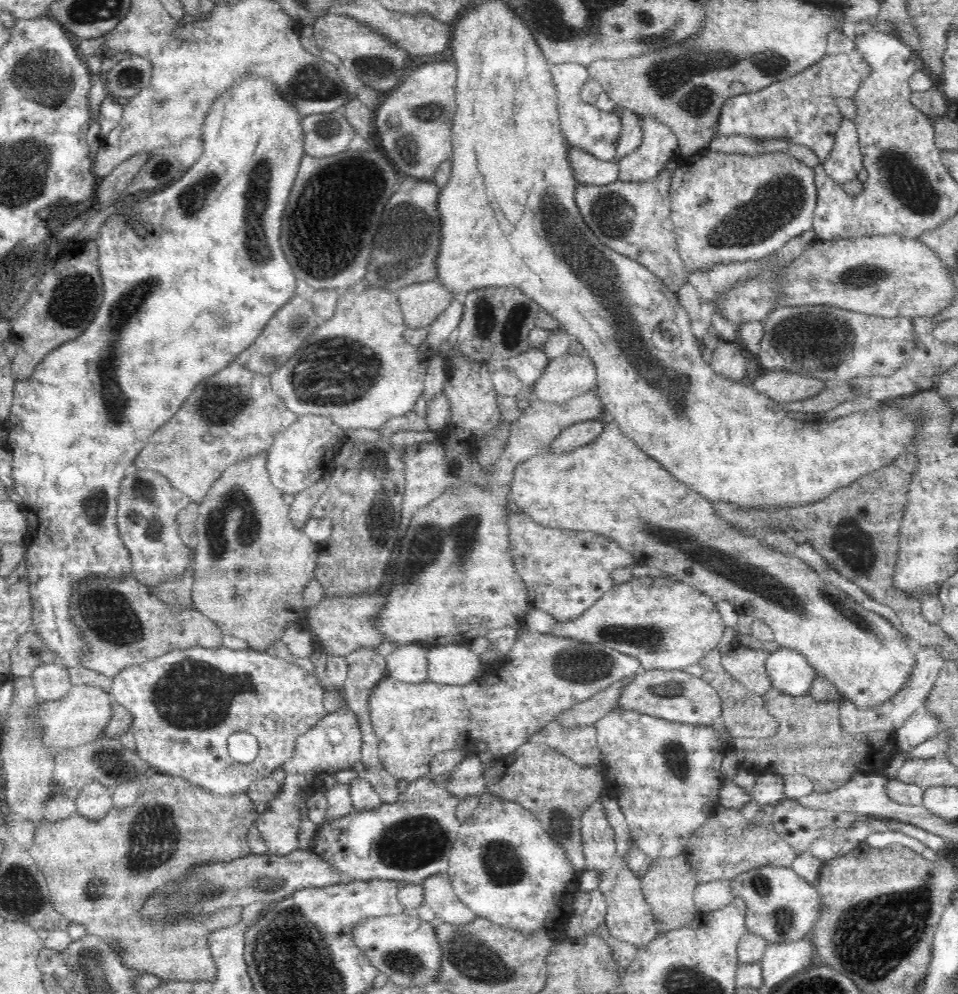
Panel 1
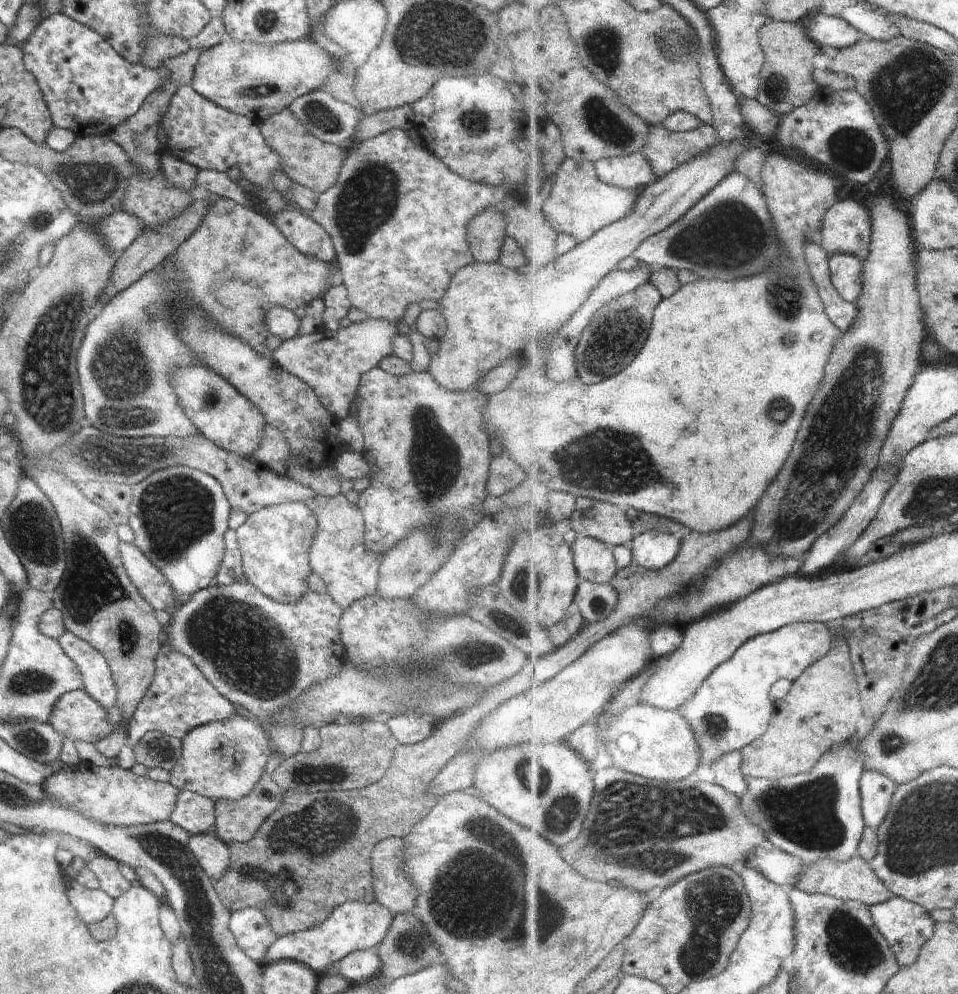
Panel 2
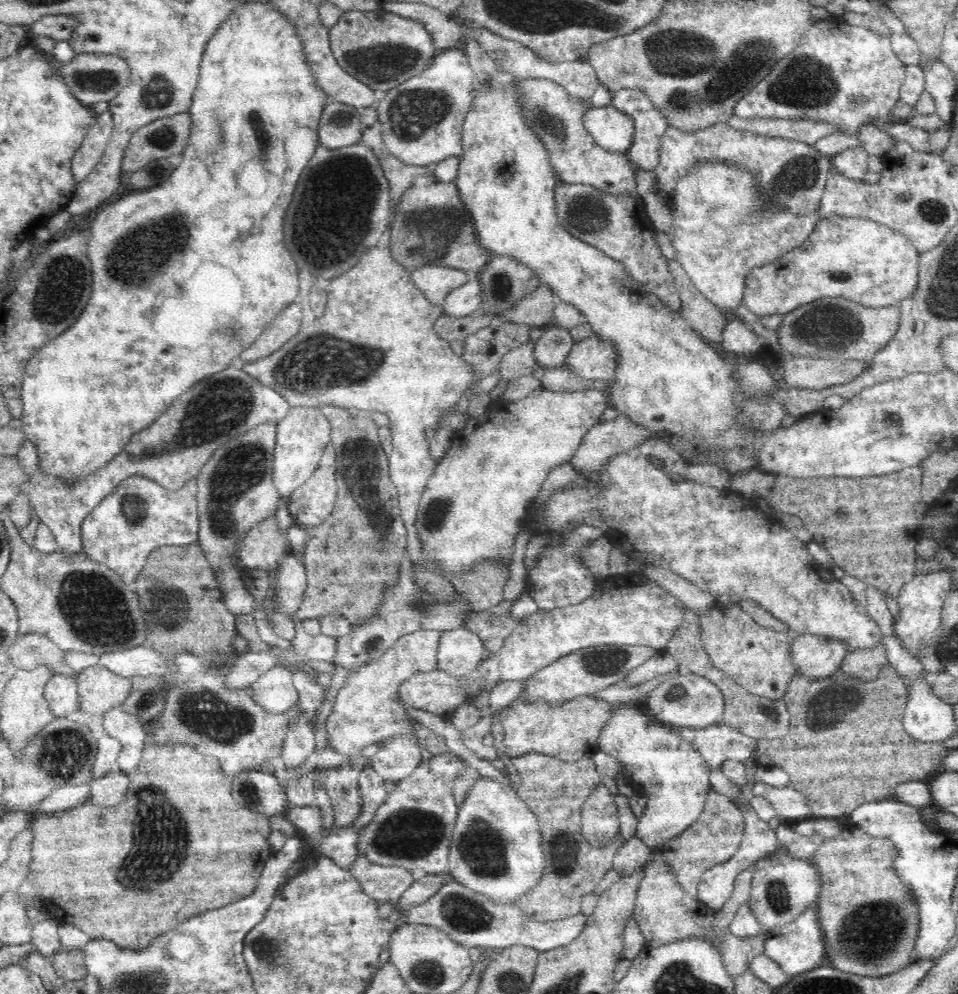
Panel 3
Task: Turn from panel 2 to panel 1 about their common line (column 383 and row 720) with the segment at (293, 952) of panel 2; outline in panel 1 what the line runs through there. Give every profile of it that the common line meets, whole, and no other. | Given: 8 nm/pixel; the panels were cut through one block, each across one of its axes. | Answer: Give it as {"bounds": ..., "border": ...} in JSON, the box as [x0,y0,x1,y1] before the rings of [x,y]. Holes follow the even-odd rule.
{"bounds":[897,710,940,751],"border":[[[921,710],[911,714],[911,717],[897,730],[897,751],[912,751],[915,746],[933,739],[938,734],[940,721],[934,713]]]}

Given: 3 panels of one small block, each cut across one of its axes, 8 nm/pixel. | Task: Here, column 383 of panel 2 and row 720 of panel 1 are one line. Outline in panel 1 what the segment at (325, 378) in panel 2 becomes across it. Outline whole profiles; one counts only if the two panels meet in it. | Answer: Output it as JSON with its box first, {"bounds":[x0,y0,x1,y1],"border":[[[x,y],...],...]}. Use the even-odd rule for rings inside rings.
{"bounds":[255,709,363,856],"border":[[[348,709],[327,713],[306,734],[298,737],[294,755],[283,767],[286,779],[278,796],[269,803],[269,810],[255,821],[260,836],[270,855],[284,856],[298,849],[298,831],[304,815],[300,811],[299,794],[313,788],[312,782],[319,773],[346,771],[362,758],[363,738],[358,717]]]}

